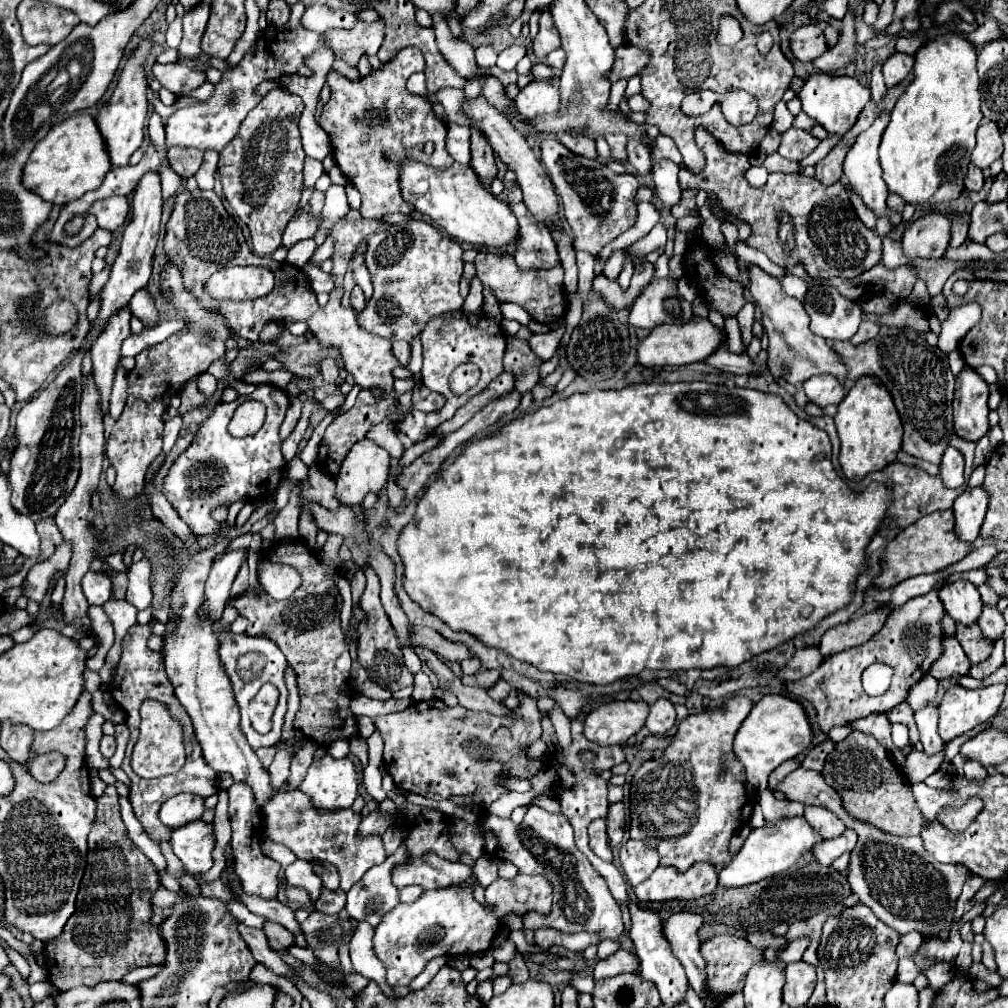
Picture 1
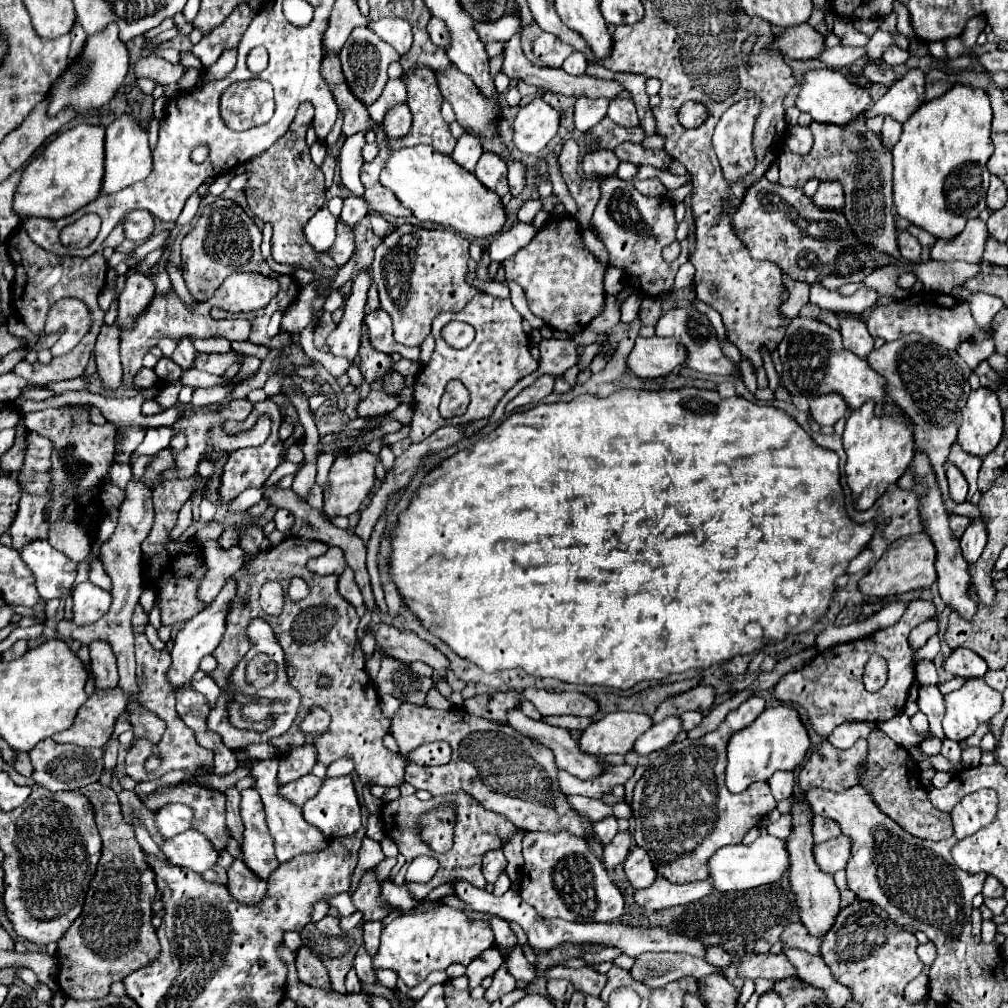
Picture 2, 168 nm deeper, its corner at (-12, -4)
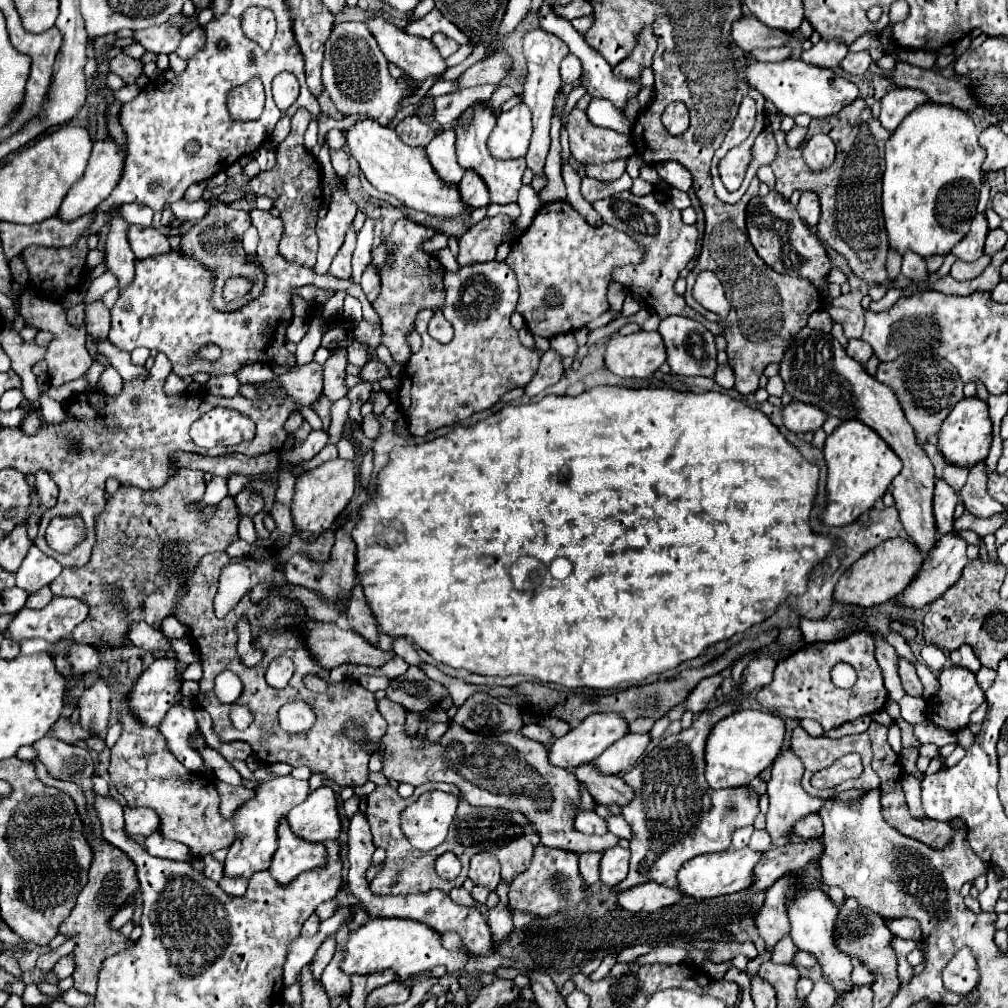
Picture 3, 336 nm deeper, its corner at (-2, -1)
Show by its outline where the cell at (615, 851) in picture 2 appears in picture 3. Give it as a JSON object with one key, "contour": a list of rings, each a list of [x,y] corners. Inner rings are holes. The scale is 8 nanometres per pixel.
{"contour":[[[604,852],[580,854],[580,874],[588,886],[600,880],[600,858]]]}

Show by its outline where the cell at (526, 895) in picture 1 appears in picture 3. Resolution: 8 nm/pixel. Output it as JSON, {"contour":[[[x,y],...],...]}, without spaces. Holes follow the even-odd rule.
{"contour":[[[372,918],[366,926],[360,926],[356,930],[350,932],[348,938],[348,954],[342,962],[342,970],[346,974],[374,974],[386,968],[392,968],[394,972],[398,972],[398,976],[402,980],[408,980],[414,974],[432,970],[434,966],[446,964],[448,972],[454,974],[458,970],[462,970],[470,956],[466,956],[464,952],[452,952],[446,950],[440,944],[442,934],[438,930],[432,930],[428,926],[424,926],[422,922],[412,922],[412,920],[404,920],[404,918]]]}

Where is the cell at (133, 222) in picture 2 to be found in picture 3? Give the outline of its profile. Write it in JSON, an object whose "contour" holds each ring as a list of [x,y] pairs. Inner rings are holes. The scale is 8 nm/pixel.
{"contour":[[[130,224],[126,236],[128,236],[128,244],[138,260],[150,258],[156,254],[168,254],[168,250],[172,250],[168,238],[152,226],[142,228],[138,224]]]}

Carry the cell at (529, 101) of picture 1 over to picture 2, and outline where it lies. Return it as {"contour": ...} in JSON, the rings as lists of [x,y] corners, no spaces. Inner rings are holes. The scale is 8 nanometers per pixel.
{"contour":[[[534,97],[514,119],[514,145],[518,151],[538,155],[558,131],[558,113],[542,97]]]}

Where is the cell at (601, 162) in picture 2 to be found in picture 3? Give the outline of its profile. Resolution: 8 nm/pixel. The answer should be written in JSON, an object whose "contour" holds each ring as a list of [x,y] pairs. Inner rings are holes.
{"contour":[[[616,160],[616,162],[604,162],[604,166],[586,166],[586,176],[598,178],[598,180],[616,180],[624,174],[626,170],[626,160]]]}

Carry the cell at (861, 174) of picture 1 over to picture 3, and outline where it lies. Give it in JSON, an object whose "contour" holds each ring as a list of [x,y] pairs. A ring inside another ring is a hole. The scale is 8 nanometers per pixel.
{"contour":[[[908,252],[902,256],[902,274],[910,280],[926,280],[928,278],[928,270],[926,270],[926,262],[924,258]]]}

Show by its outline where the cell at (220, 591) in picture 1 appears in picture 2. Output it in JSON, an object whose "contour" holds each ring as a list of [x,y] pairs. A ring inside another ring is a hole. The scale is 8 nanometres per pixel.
{"contour":[[[230,579],[230,581],[226,583],[226,587],[222,589],[222,593],[214,599],[214,603],[212,603],[206,611],[194,615],[190,621],[186,621],[184,627],[178,631],[178,637],[174,637],[172,665],[170,665],[170,669],[168,669],[168,683],[170,683],[174,689],[180,689],[180,687],[184,687],[184,685],[190,685],[192,675],[198,671],[200,659],[202,659],[204,655],[212,653],[212,651],[218,647],[218,643],[220,643],[220,639],[222,639],[222,633],[224,633],[224,625],[226,625],[228,603],[230,603],[230,599],[232,599],[234,595],[236,595],[236,585],[234,585],[234,581]]]}

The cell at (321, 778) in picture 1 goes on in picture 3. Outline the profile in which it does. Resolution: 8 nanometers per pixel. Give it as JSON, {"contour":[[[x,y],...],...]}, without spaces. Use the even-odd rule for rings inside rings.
{"contour":[[[320,786],[310,792],[300,806],[294,806],[286,814],[286,818],[292,832],[308,842],[334,840],[342,830],[336,796],[330,786]]]}

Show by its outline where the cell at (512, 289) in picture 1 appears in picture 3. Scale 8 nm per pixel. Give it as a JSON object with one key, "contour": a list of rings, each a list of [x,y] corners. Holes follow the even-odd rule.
{"contour":[[[568,202],[544,204],[528,230],[512,244],[504,260],[518,278],[518,312],[534,336],[552,338],[556,334],[576,332],[590,320],[608,310],[606,288],[612,282],[610,272],[616,266],[640,262],[642,250],[624,232],[612,226],[592,228]]]}

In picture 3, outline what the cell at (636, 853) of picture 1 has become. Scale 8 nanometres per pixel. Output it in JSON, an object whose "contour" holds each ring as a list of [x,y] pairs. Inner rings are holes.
{"contour":[[[622,846],[608,848],[600,860],[600,882],[616,886],[616,882],[622,882],[628,876],[628,864],[630,864],[628,848]]]}

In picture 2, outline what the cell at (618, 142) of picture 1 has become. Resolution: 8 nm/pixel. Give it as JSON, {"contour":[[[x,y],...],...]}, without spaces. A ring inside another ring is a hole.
{"contour":[[[614,99],[608,107],[608,117],[628,129],[640,125],[638,115],[636,115],[636,107],[630,99]]]}

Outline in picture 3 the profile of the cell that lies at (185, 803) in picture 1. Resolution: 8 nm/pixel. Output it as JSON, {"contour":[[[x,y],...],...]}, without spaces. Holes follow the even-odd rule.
{"contour":[[[124,808],[126,830],[134,838],[146,838],[152,832],[160,830],[160,818],[154,810],[148,808]]]}

